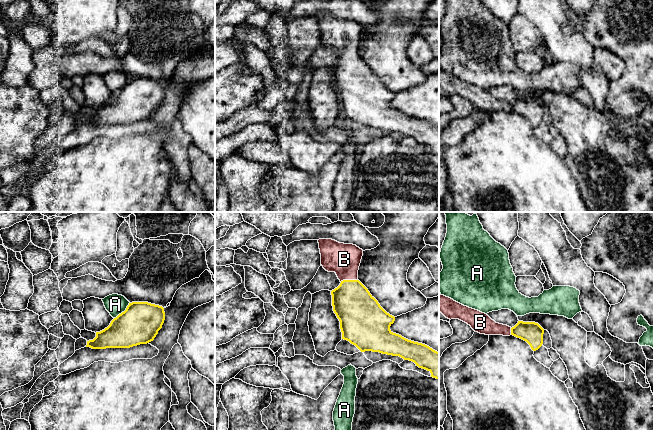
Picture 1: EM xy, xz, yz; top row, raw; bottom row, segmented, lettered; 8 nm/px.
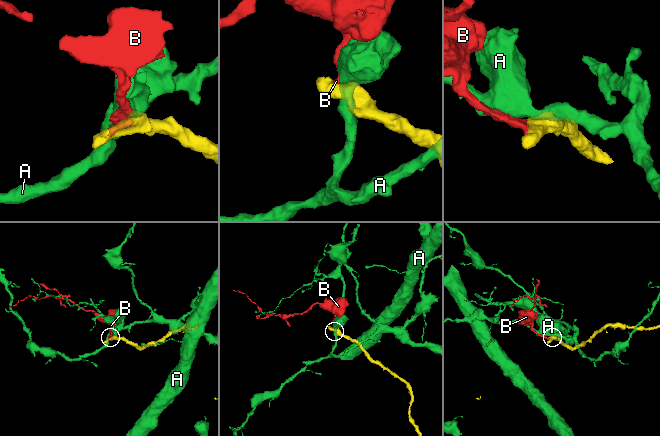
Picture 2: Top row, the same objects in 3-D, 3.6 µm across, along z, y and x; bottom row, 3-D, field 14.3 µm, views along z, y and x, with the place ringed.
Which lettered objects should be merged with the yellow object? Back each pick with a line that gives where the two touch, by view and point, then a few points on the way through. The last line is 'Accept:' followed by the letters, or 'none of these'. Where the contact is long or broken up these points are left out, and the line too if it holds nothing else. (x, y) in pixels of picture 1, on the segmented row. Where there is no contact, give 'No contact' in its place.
B: Touches yellow at xz (348, 280). Path across: xz (354, 306), (351, 300), (348, 280), (344, 259)
Accept: B

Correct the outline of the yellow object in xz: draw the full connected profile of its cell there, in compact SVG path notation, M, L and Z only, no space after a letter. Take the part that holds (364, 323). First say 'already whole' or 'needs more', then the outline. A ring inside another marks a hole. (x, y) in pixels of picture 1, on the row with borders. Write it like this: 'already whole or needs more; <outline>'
needs more; M319 239L318 243L321 265L328 272L335 272L341 282L337 288L331 291L331 295L333 311L340 321L342 339L355 345L361 352L379 352L412 361L419 368L429 371L431 377L439 379L439 352L425 344L393 333L390 326L394 323L395 317L387 313L358 280L363 250L356 245L339 243L332 239Z

